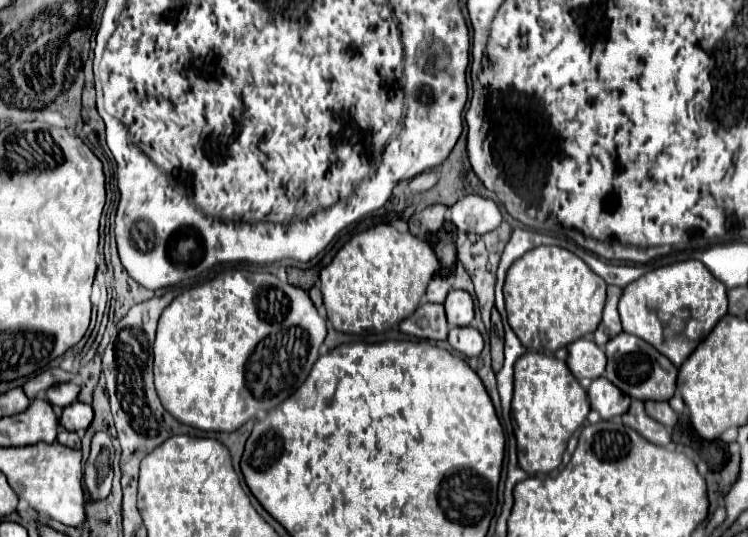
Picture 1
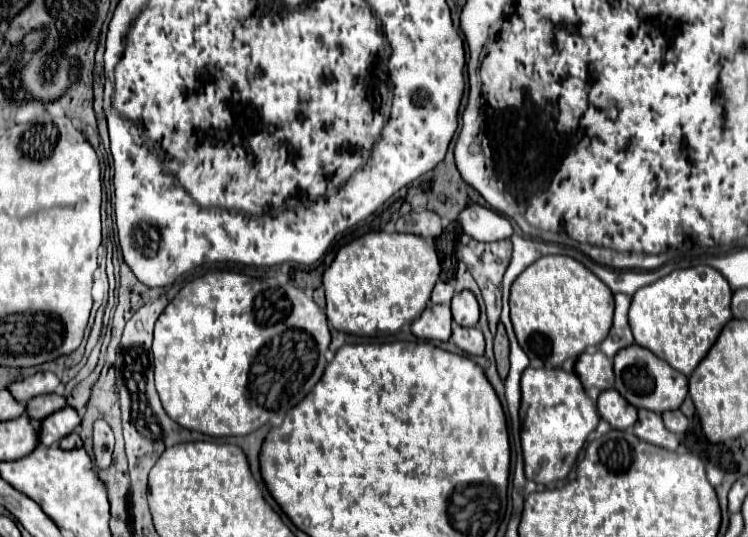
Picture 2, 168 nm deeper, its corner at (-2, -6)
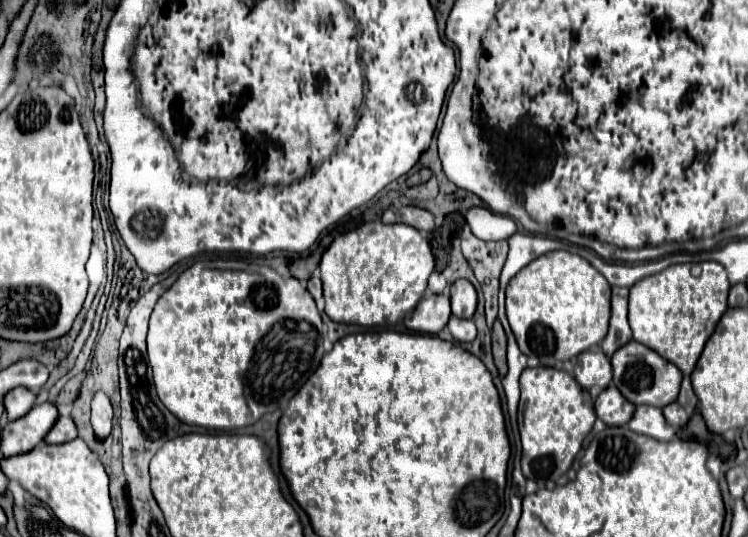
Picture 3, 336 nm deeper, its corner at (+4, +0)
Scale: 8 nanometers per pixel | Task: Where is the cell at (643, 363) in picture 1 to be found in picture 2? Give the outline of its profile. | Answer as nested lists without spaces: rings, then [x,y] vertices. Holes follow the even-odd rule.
[[[633,343],[615,355],[615,389],[637,409],[643,407],[655,413],[663,413],[679,409],[687,395],[687,377],[671,369],[669,363],[653,355],[649,349]]]

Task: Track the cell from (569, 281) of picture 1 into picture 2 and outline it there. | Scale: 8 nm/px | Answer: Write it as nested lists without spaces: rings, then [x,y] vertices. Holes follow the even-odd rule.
[[[549,255],[549,257],[543,257],[543,259],[537,259],[531,267],[527,267],[517,279],[515,283],[511,285],[511,297],[509,297],[509,305],[511,305],[511,323],[513,323],[513,329],[515,329],[515,335],[519,339],[519,345],[523,347],[523,351],[527,353],[529,361],[531,361],[531,367],[547,367],[549,363],[553,367],[561,367],[561,363],[569,357],[579,357],[583,351],[587,351],[589,347],[599,347],[599,343],[607,337],[607,331],[611,327],[611,319],[613,319],[613,293],[611,289],[601,281],[601,279],[595,279],[595,275],[591,275],[591,271],[587,271],[585,265],[581,265],[579,261],[567,257],[567,255]]]

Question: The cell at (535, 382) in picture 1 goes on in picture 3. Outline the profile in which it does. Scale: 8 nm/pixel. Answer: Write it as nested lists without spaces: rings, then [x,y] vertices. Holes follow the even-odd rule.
[[[527,367],[521,373],[521,399],[525,399],[521,425],[523,475],[537,481],[539,489],[547,489],[569,471],[575,455],[581,451],[585,435],[593,429],[597,419],[593,399],[573,375],[553,367]]]

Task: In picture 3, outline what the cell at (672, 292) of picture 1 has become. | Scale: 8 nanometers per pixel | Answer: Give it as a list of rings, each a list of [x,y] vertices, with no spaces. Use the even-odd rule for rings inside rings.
[[[715,261],[669,265],[661,273],[637,281],[629,293],[633,339],[677,365],[683,375],[691,375],[717,321],[727,311],[729,289],[725,267]]]

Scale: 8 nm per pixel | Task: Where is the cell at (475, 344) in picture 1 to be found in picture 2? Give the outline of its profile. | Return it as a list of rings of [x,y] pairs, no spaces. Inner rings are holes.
[[[453,325],[453,335],[451,335],[453,343],[467,355],[471,357],[479,357],[485,353],[485,341],[483,341],[483,333],[477,327],[465,329],[459,325]]]

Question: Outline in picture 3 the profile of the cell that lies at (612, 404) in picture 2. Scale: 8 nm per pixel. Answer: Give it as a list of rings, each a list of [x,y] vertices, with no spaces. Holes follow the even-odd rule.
[[[609,385],[595,399],[595,413],[605,425],[625,425],[633,417],[635,405],[625,401],[615,385]]]

